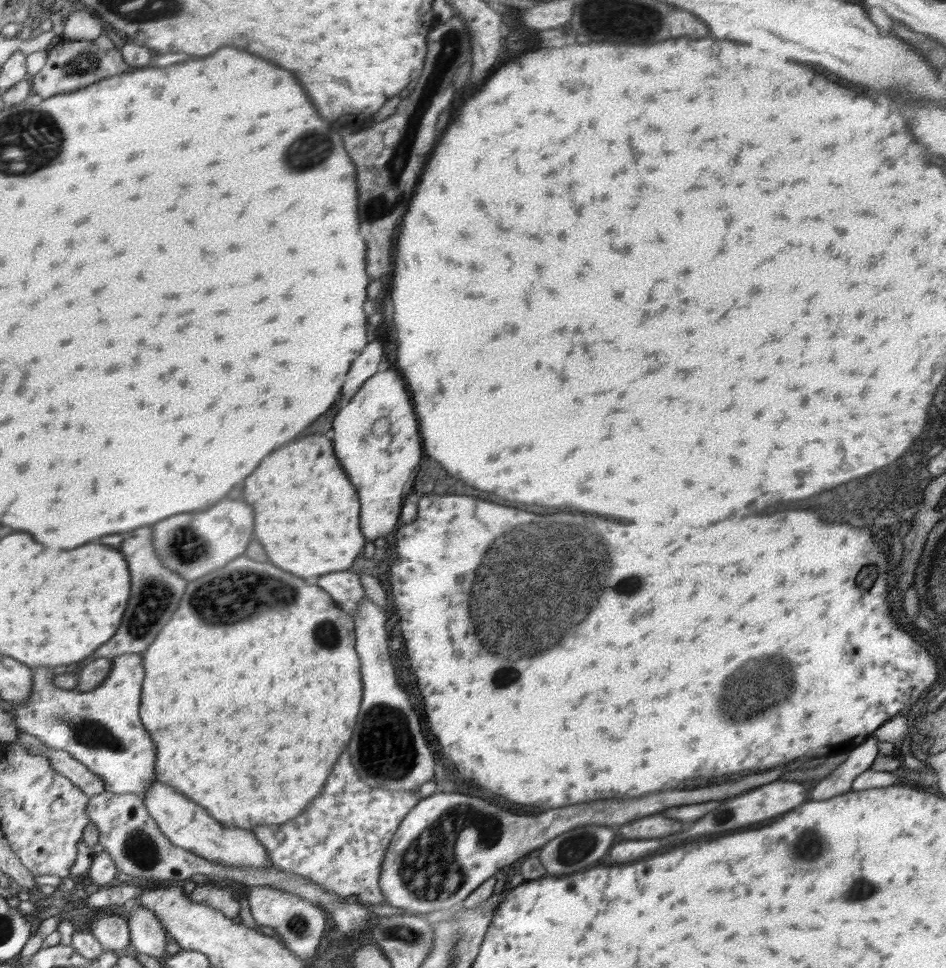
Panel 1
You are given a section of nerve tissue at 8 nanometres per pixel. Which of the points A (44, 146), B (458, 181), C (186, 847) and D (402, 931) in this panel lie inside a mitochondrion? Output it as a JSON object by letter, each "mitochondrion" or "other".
{"A":"mitochondrion","B":"other","C":"other","D":"mitochondrion"}

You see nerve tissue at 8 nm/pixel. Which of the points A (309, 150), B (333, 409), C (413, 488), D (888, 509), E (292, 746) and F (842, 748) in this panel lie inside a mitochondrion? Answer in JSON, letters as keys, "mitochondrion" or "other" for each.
{"A":"mitochondrion","B":"other","C":"other","D":"mitochondrion","E":"other","F":"other"}

